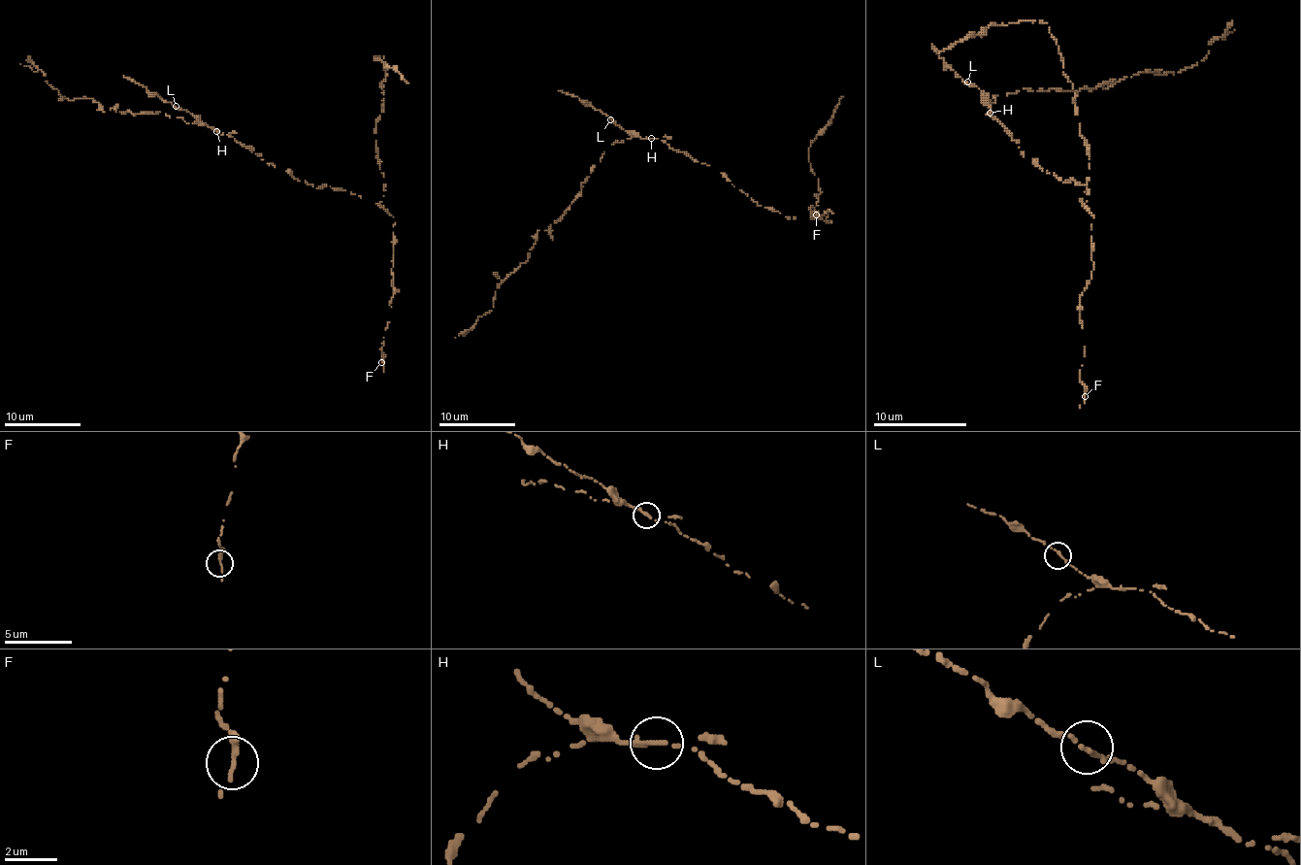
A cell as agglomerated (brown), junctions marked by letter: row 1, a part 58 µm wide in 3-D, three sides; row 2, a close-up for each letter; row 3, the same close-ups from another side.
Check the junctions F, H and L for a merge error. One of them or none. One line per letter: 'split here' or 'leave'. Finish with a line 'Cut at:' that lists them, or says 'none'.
F: leave
H: split here
L: leave
Cut at: H

